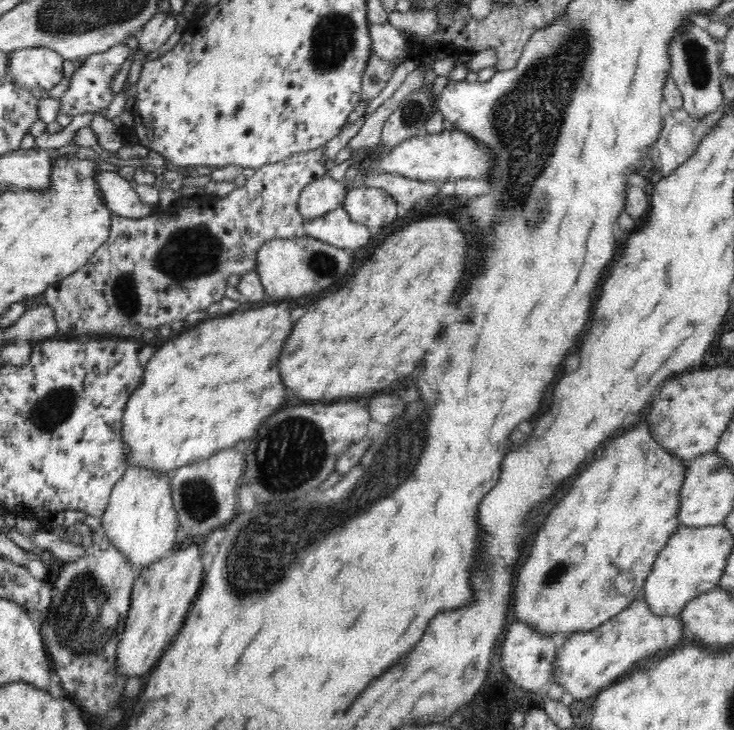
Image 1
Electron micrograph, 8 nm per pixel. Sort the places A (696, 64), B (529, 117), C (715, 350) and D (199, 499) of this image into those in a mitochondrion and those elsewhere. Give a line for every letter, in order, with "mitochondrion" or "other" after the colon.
A: mitochondrion
B: mitochondrion
C: other
D: mitochondrion

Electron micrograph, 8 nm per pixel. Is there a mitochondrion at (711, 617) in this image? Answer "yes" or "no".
no

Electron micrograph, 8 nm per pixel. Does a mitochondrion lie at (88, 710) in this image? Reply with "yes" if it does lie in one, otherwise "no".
no

